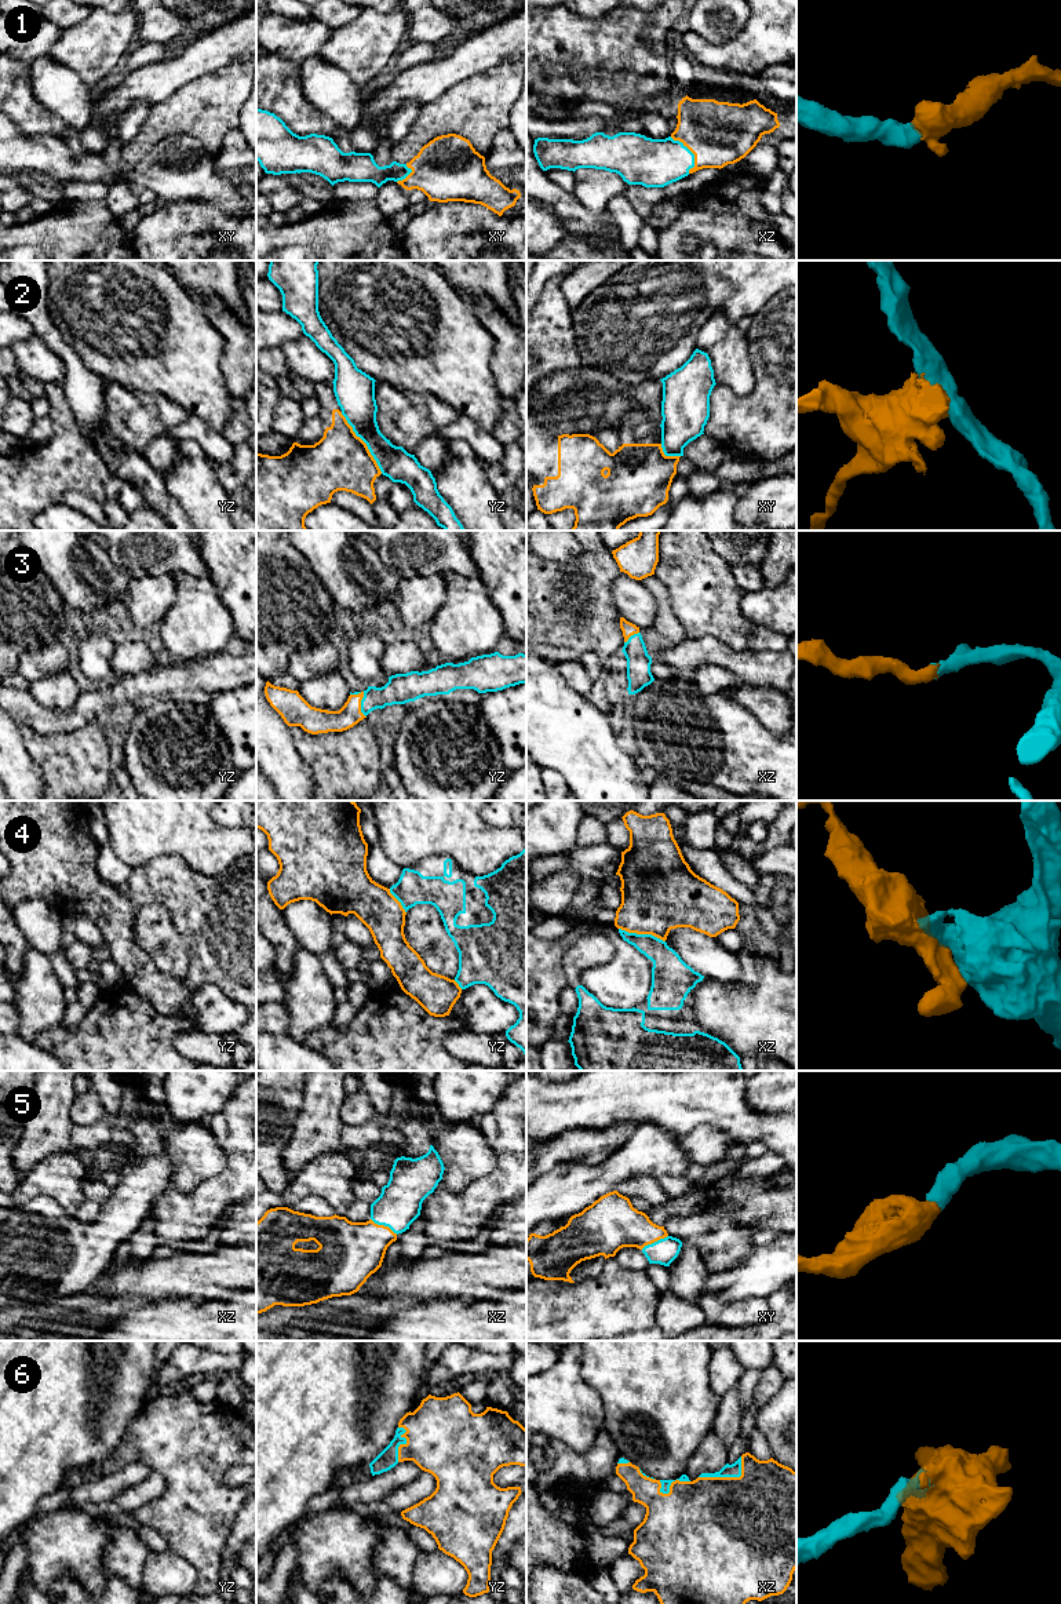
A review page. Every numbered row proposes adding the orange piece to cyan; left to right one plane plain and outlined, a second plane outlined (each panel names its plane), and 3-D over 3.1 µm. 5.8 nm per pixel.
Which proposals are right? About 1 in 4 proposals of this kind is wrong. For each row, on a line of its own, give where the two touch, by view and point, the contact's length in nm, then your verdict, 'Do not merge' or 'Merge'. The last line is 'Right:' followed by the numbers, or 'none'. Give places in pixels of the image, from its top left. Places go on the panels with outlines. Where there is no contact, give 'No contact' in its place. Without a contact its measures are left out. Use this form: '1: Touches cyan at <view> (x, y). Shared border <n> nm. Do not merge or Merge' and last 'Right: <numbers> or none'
1: Touches cyan at xz (691, 152). Shared border 240 nm. Merge
2: Touches cyan at yz (364, 441). Shared border 440 nm. Do not merge
3: Touches cyan at yz (363, 699). Shared border 170 nm. Merge
4: Touches cyan at xz (642, 934). Shared border 280 nm. Merge
5: Touches cyan at xz (385, 1225). Shared border 180 nm. Merge
6: Touches cyan at xz (728, 1476). Shared border 280 nm. Merge
Right: 1, 3, 4, 5, 6

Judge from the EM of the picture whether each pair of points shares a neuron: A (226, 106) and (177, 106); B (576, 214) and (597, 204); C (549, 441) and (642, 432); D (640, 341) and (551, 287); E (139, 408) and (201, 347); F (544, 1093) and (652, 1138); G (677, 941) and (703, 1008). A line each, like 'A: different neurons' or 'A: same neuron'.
A: same neuron
B: different neurons
C: same neuron
D: different neurons
E: different neurons
F: different neurons
G: different neurons

